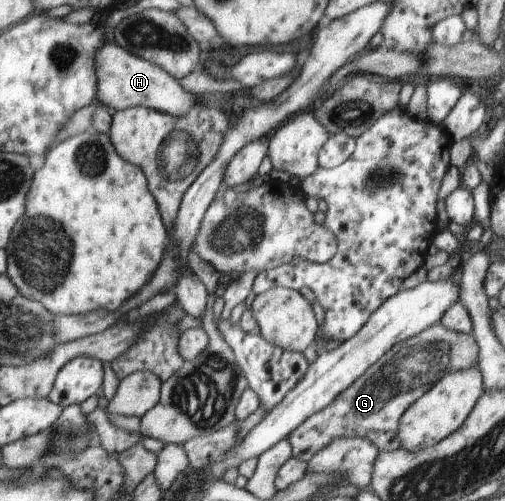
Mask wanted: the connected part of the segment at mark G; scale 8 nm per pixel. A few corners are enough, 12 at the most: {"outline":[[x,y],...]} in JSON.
{"outline":[[438,323],[396,343],[290,433],[310,461],[338,437],[401,447],[404,411],[478,367],[474,334]]}

